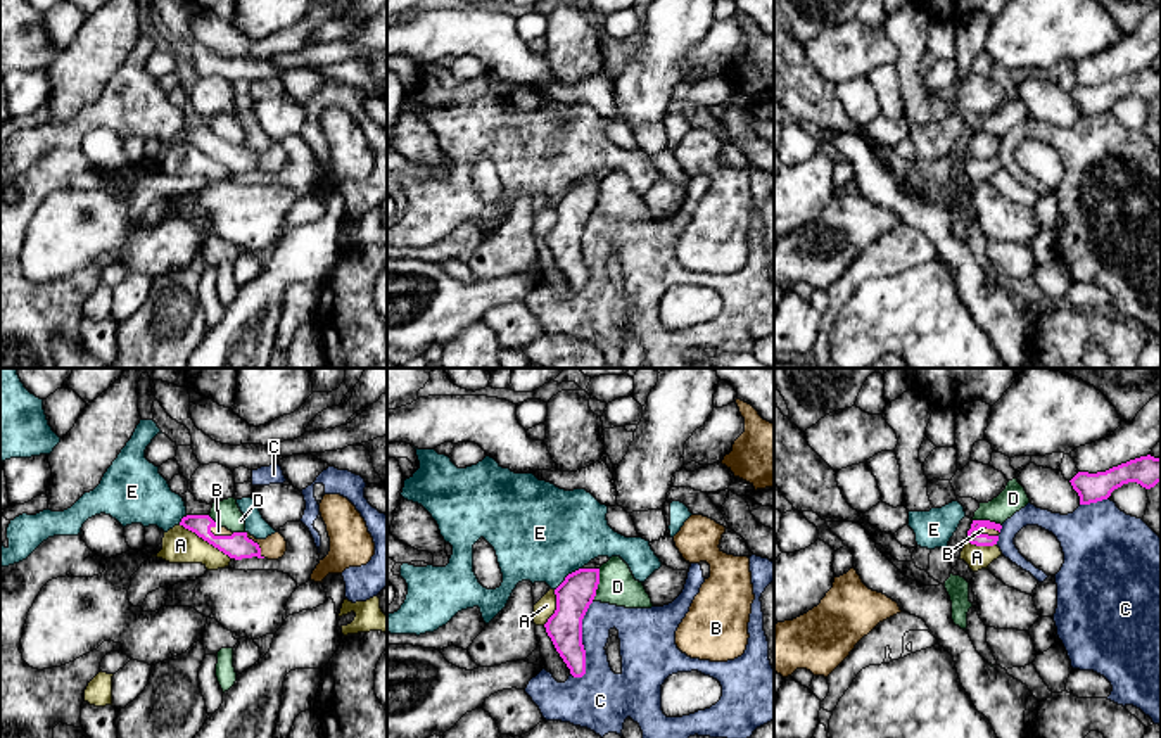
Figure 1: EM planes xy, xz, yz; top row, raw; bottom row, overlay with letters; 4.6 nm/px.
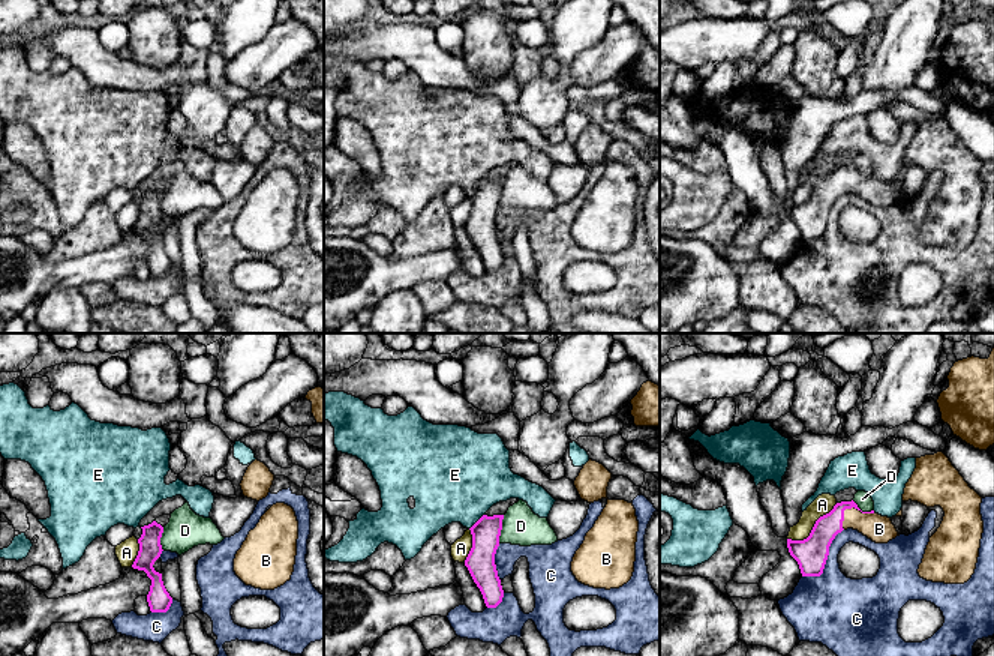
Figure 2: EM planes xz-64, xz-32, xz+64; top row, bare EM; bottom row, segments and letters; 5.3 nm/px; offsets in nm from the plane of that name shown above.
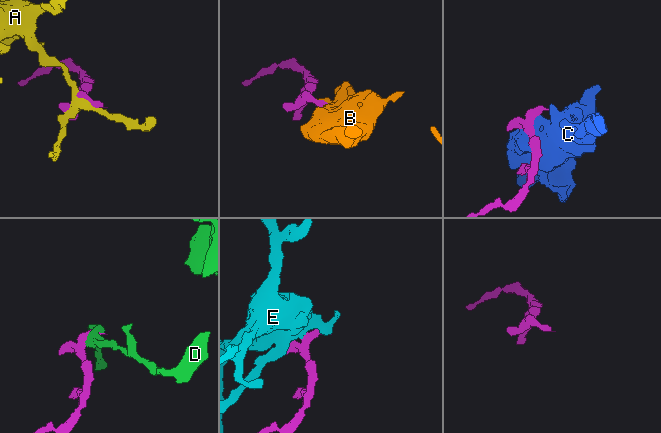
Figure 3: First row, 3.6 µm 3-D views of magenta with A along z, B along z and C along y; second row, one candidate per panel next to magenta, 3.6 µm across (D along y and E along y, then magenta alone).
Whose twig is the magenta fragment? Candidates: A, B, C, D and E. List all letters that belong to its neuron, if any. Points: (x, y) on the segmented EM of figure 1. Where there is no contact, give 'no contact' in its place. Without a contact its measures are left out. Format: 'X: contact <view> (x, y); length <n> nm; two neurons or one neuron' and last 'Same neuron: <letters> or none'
A: contact xy (204, 540); length 300 nm; two neurons
B: contact xy (258, 545); length 150 nm; one neuron
C: contact xz (581, 643); length 380 nm; two neurons
D: contact xz (598, 583); length 160 nm; two neurons
E: contact xz (567, 576); length 170 nm; two neurons
Same neuron: B

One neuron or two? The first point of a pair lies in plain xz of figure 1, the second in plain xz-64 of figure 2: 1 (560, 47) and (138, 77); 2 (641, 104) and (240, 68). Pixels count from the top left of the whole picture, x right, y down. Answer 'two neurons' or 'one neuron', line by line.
1: two neurons
2: two neurons

